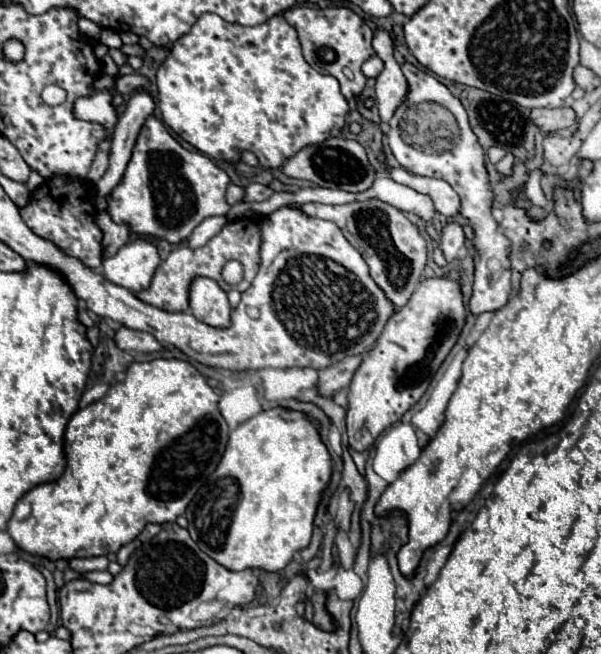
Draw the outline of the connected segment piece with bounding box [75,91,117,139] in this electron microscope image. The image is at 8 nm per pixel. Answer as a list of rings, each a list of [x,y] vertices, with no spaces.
[[[97,91],[91,97],[79,97],[75,101],[75,117],[85,119],[85,121],[95,121],[107,127],[109,139],[113,135],[113,127],[117,123],[117,113],[111,105],[111,95],[109,91]]]

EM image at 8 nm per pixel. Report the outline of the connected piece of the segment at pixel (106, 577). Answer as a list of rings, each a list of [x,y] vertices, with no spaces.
[[[91,571],[87,575],[83,575],[87,581],[93,581],[93,583],[101,583],[101,585],[109,585],[113,581],[113,575],[109,571]]]

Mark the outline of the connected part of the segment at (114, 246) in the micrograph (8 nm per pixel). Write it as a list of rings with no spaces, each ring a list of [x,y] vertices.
[[[99,211],[95,215],[95,223],[97,227],[103,231],[103,239],[101,239],[101,247],[103,247],[103,259],[115,255],[131,237],[129,227],[127,225],[115,225],[109,217],[107,211]]]

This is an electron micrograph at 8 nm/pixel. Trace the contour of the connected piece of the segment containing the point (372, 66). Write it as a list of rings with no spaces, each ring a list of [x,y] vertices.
[[[373,55],[371,59],[367,59],[367,61],[363,63],[363,75],[365,75],[365,77],[377,77],[379,71],[382,71],[383,68],[383,61],[381,61],[377,55]]]

